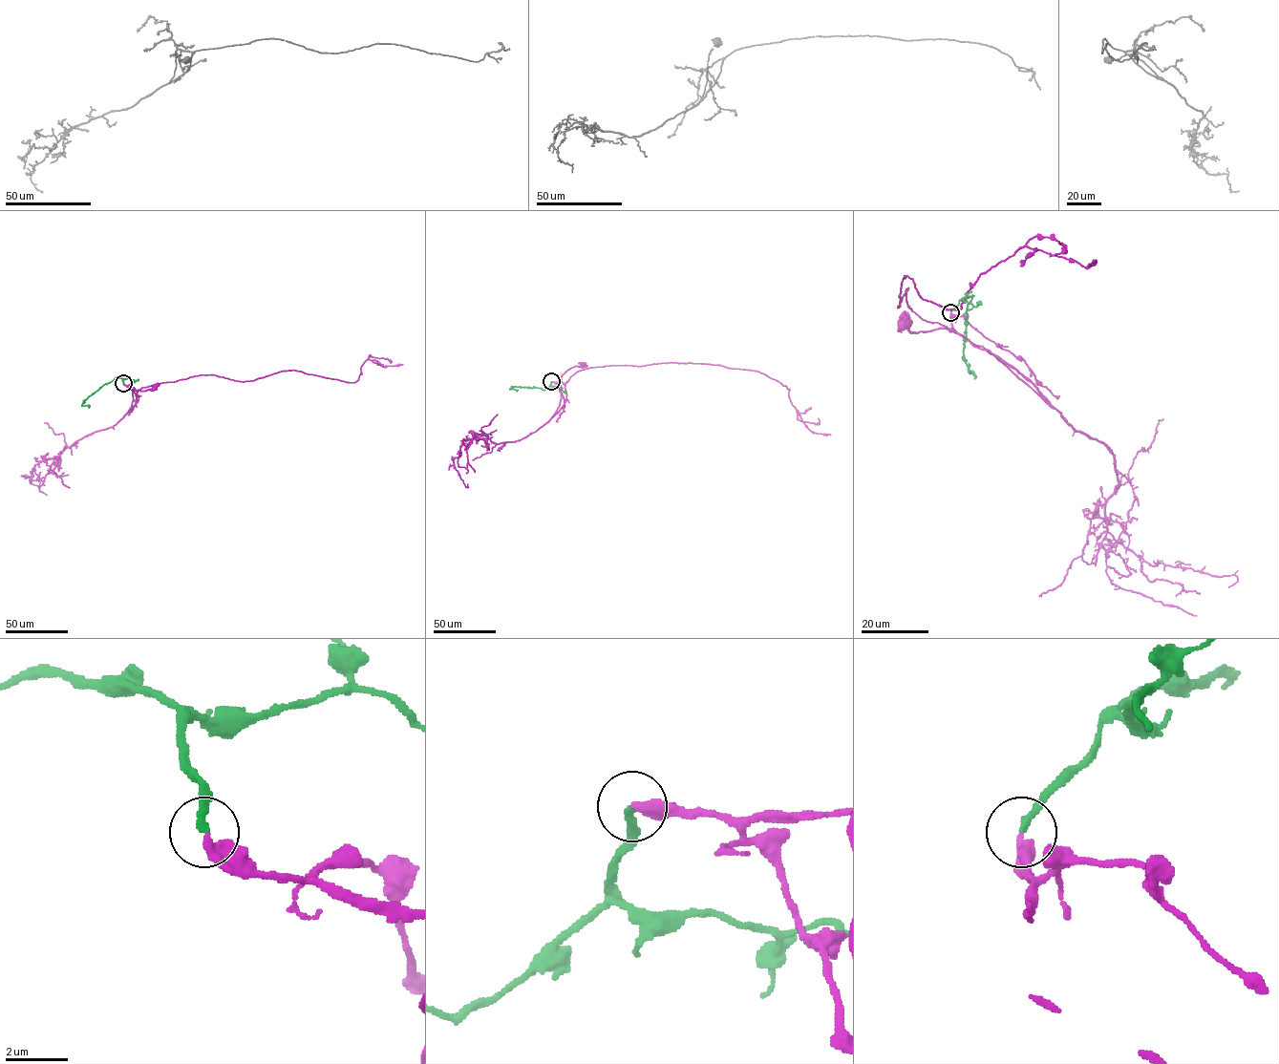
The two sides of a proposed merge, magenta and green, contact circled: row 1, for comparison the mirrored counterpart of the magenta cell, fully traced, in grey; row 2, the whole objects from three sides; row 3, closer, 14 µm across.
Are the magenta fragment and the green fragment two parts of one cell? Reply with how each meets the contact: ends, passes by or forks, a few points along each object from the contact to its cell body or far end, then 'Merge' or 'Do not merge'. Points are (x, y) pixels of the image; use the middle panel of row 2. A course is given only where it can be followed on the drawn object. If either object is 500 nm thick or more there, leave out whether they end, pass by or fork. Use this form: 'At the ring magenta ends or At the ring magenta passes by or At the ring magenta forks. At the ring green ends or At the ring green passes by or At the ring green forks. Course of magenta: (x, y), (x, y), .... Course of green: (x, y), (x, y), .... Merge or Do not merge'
At the ring magenta ends. At the ring green ends. Course of magenta: (551, 382), (563, 382), (566, 394), (563, 406), (554, 414), (561, 397), (561, 376), (582, 364). Course of green: (551, 382), (543, 390), (510, 388), (516, 391). Merge

